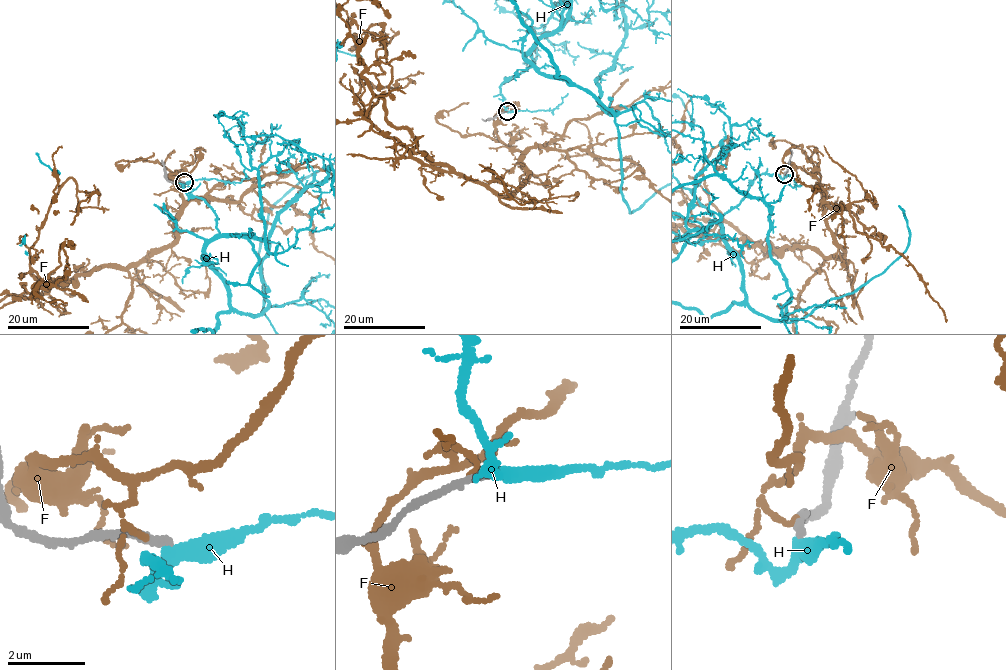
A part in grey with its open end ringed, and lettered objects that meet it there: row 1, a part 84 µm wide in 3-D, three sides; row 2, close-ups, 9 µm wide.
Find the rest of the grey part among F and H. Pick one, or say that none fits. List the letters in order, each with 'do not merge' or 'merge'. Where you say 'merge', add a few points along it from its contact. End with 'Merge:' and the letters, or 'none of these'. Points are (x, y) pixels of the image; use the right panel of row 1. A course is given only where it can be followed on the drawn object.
F: do not merge
H: do not merge
Merge: none of these

